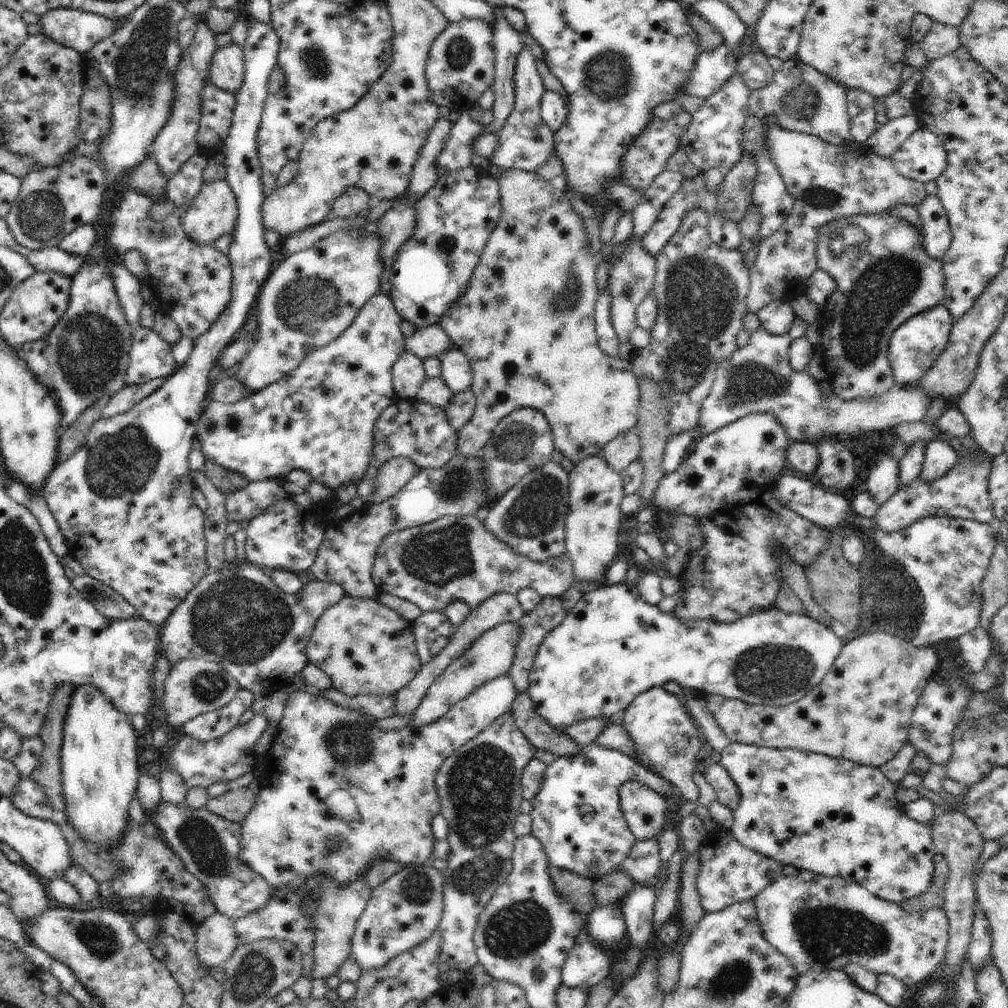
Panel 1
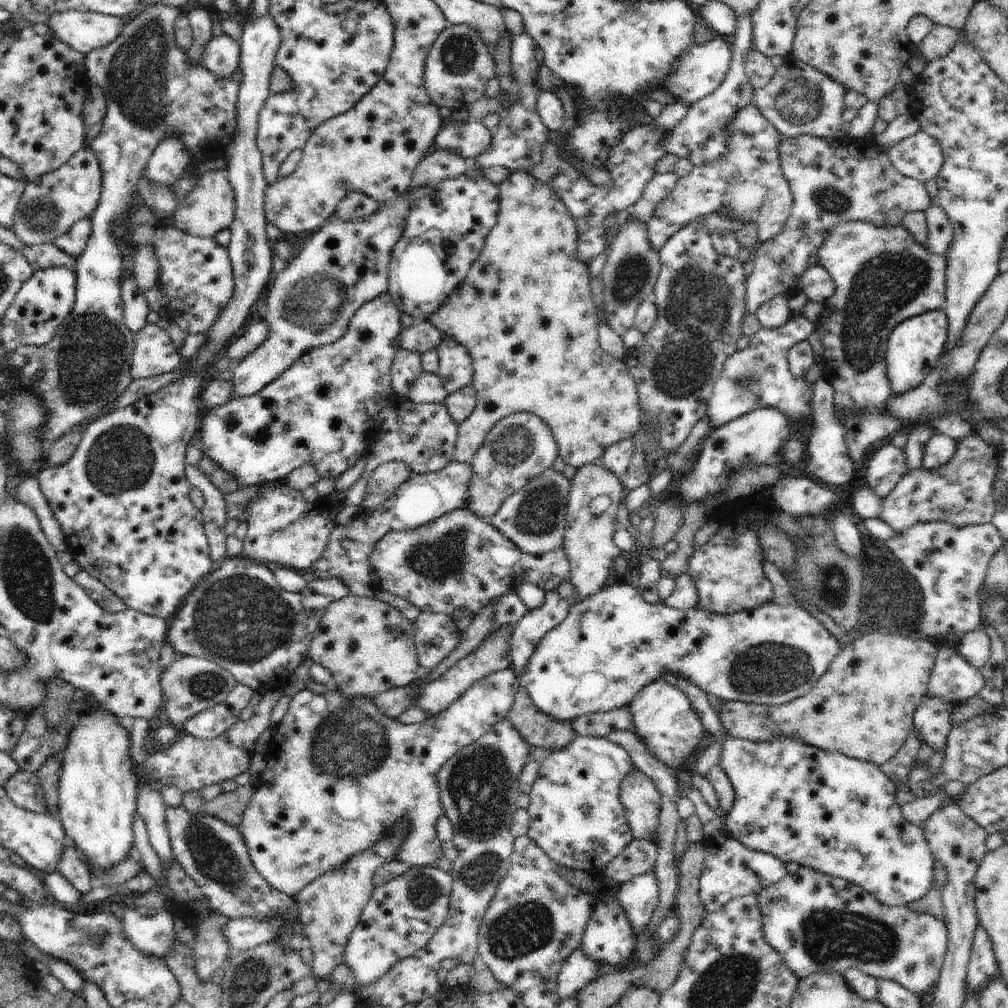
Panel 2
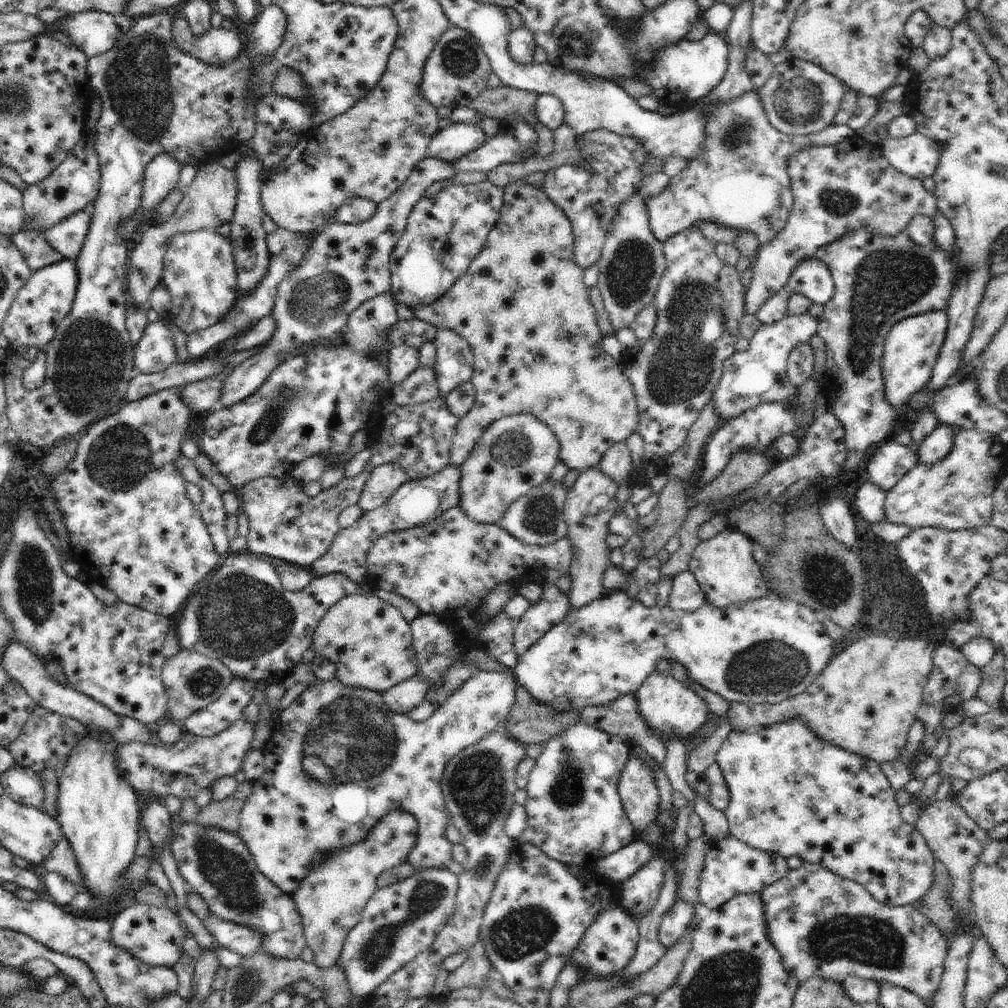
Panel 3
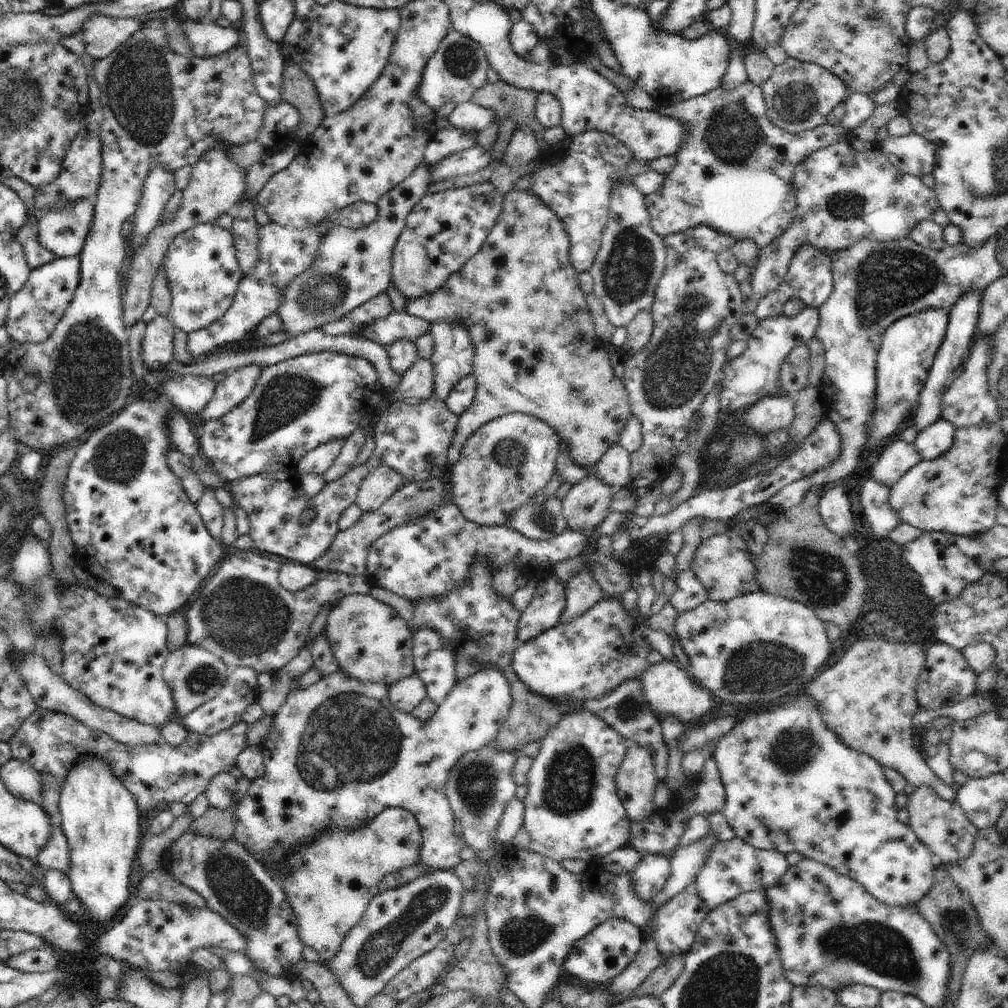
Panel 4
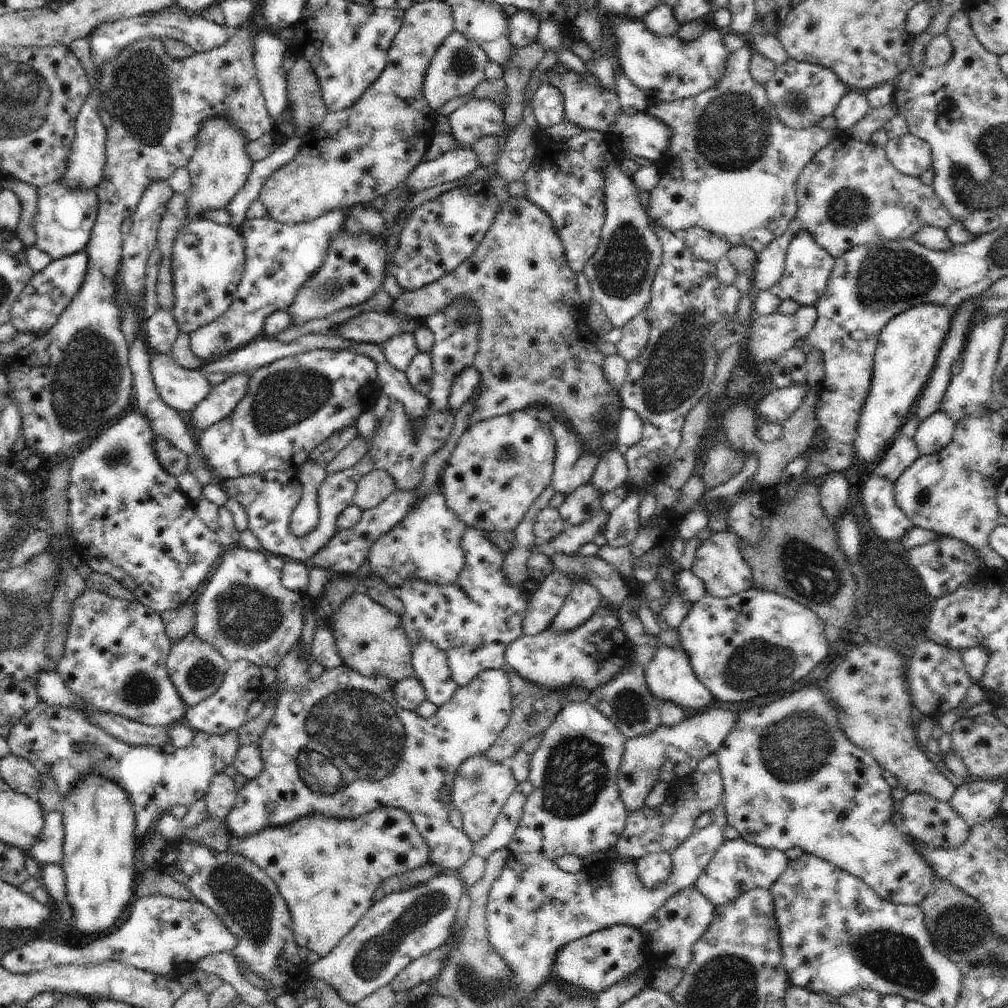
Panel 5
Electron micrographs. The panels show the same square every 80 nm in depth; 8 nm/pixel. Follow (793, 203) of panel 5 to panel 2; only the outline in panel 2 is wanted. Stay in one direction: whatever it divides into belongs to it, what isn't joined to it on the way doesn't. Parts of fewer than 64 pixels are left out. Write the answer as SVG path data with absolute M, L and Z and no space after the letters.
M752 100L734 117L729 133L729 153L724 159L694 167L686 177L680 177L672 192L657 204L654 216L647 222L650 246L656 252L660 252L670 237L691 220L726 209L731 217L757 224L759 243L782 230L794 200L781 169L781 134Z

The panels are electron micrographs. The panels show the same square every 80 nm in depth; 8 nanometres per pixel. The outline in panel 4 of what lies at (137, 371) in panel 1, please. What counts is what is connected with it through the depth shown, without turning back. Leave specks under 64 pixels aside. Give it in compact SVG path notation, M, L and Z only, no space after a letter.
M156 316L147 323L146 334L142 340L142 362L150 371L165 368L173 362L174 330L166 316Z

